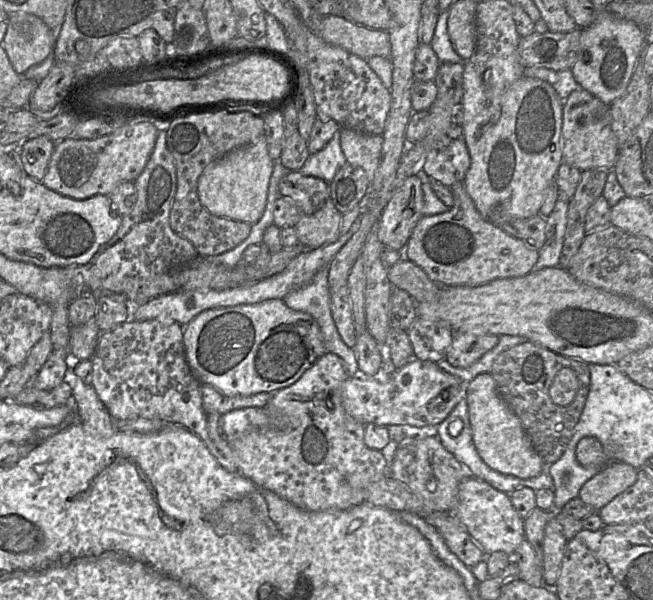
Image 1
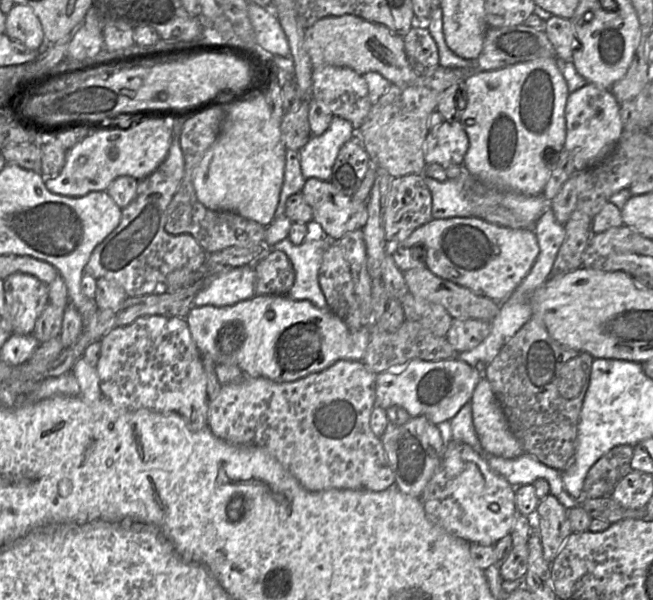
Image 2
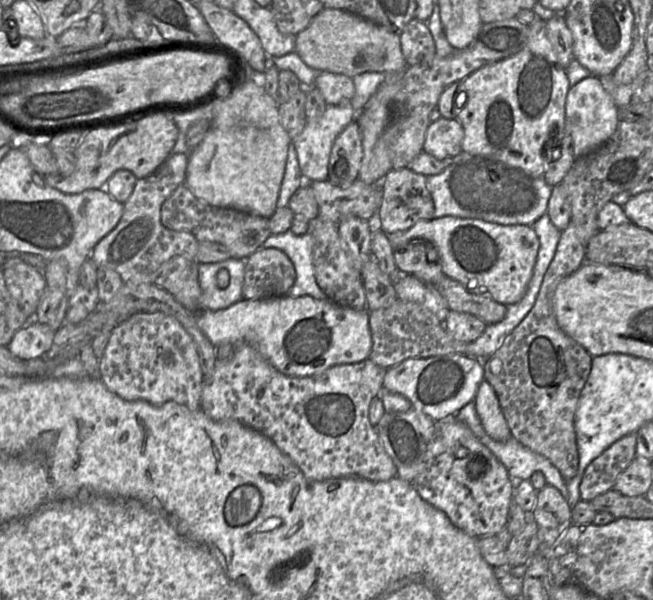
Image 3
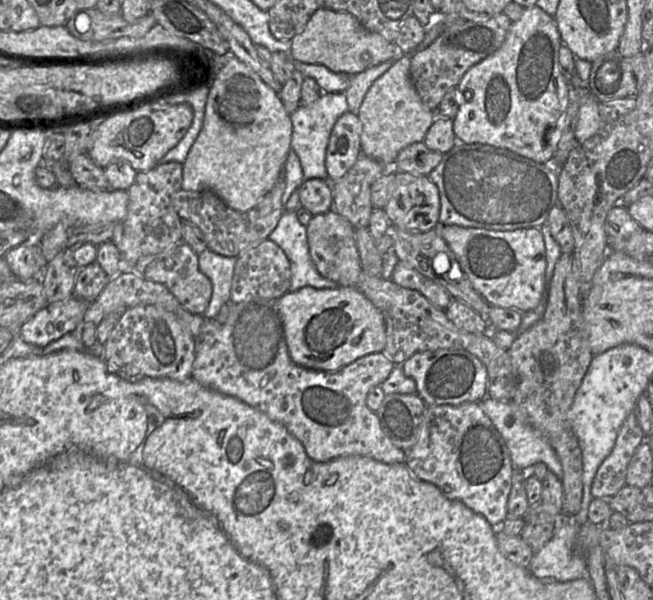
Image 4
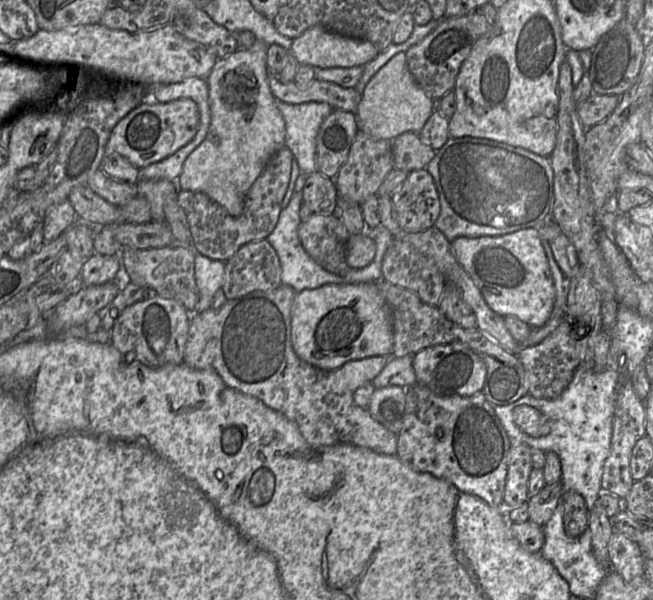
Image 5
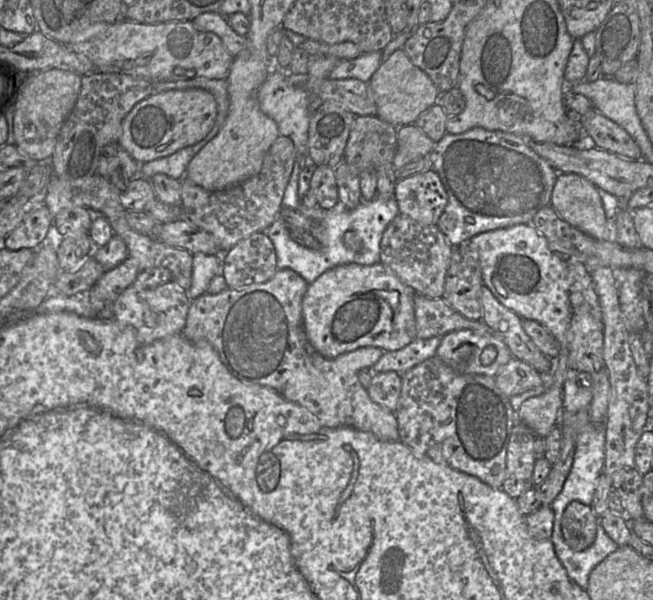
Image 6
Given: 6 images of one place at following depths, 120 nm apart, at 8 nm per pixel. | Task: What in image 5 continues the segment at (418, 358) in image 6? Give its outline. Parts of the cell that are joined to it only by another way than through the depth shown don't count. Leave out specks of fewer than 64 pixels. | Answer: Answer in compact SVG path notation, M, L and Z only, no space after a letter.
M414 355L391 357L383 370L372 380L375 389L388 386L407 388L414 385L416 383L416 375L413 369Z

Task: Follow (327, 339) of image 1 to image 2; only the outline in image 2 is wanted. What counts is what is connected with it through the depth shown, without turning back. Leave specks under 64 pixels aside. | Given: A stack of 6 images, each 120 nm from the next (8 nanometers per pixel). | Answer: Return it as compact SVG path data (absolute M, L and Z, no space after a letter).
M288 238L274 244L273 250L282 250L289 258L295 280L288 292L294 300L309 300L321 310L330 310L324 293L319 284L319 270L325 251L332 243L327 238L304 240L300 245L294 245Z

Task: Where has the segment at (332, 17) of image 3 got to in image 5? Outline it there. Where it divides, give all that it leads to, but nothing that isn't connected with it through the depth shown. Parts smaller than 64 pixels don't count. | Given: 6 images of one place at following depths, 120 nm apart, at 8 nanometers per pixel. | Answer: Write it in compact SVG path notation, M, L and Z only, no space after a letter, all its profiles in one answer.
M321 25L309 27L294 38L289 52L294 55L298 64L320 68L364 66L379 54L379 50L370 41L342 36Z

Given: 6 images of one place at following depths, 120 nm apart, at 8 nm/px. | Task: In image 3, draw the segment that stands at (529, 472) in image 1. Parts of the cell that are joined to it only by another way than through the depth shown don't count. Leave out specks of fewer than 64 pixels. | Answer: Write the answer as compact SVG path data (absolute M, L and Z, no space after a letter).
M486 379L480 384L474 401L477 415L487 435L496 441L507 440L511 436L511 431L498 397Z

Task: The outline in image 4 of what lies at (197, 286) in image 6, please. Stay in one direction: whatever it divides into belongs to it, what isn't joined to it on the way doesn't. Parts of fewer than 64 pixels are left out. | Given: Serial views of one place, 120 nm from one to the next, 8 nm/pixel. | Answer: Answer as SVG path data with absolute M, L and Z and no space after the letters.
M206 249L198 256L198 267L212 283L212 296L203 313L206 319L216 318L223 304L230 300L230 291L237 257L226 257Z

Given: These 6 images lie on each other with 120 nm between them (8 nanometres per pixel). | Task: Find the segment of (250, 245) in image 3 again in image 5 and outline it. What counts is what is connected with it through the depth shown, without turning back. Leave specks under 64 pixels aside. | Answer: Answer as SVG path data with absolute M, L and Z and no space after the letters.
M287 146L273 155L248 190L240 216L232 216L205 193L178 190L177 201L185 212L192 234L191 248L211 259L226 262L241 246L266 239L274 230L282 210L281 203L289 185L293 157Z

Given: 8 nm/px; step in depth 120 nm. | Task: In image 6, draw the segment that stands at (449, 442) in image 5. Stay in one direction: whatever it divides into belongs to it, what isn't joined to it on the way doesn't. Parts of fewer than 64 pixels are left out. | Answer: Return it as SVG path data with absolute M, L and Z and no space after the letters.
M436 356L430 357L401 375L401 394L394 414L399 441L417 456L446 464L475 476L492 488L500 489L506 472L506 455L517 415L506 396L496 385L494 376L459 374Z

